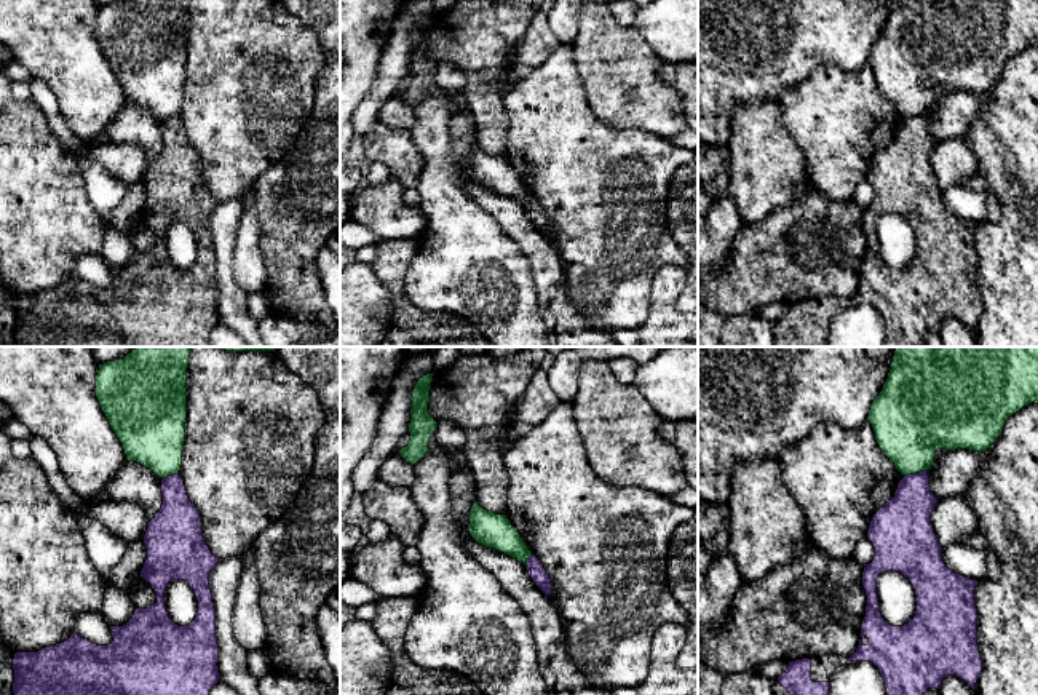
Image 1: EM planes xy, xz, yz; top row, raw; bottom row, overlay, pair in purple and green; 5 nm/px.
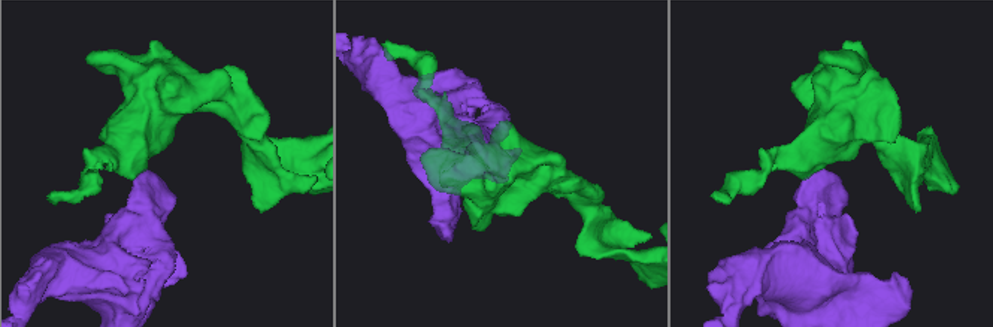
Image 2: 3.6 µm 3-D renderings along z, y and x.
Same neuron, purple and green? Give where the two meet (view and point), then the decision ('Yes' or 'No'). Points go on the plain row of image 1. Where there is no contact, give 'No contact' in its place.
Touches purple at yz (915, 115). No

